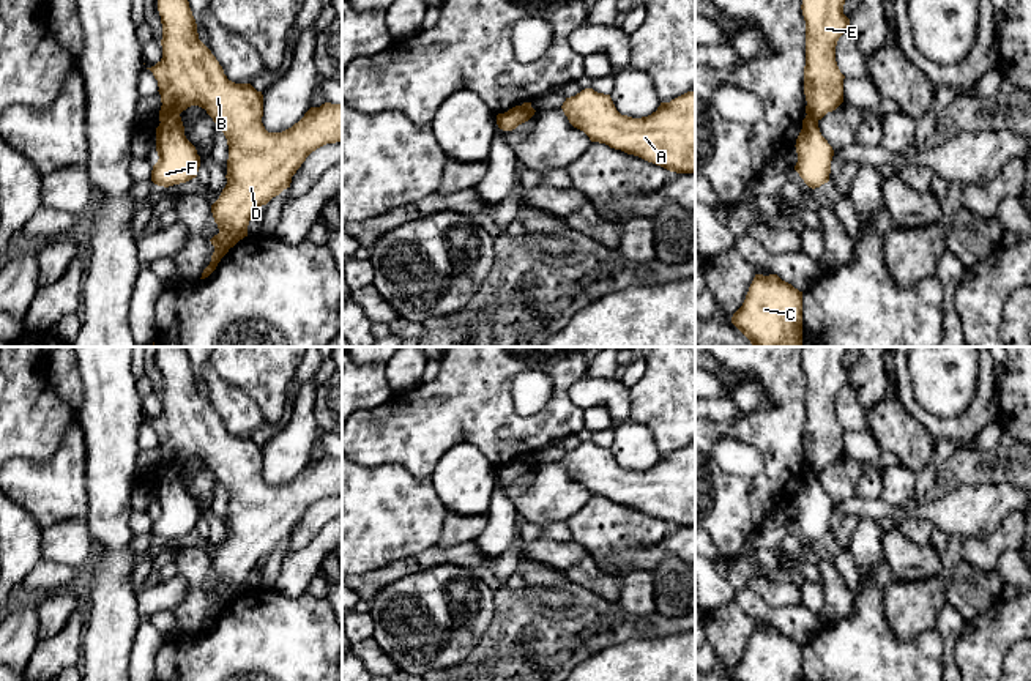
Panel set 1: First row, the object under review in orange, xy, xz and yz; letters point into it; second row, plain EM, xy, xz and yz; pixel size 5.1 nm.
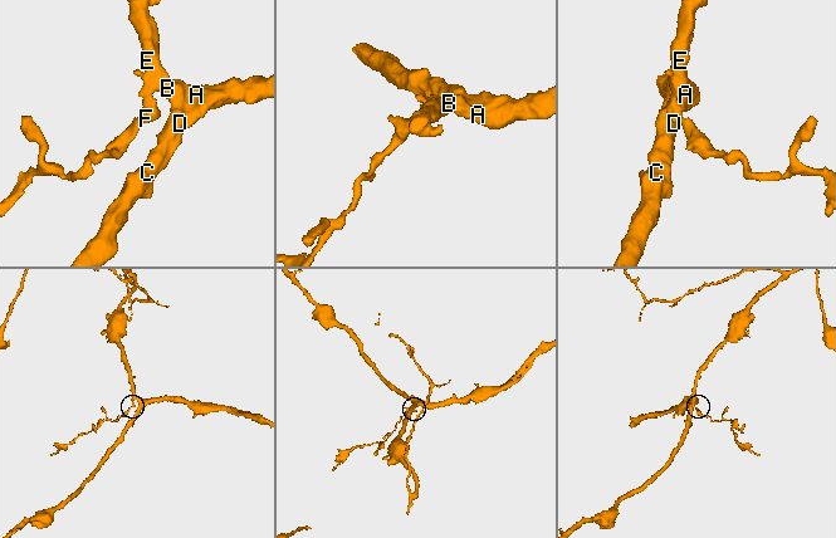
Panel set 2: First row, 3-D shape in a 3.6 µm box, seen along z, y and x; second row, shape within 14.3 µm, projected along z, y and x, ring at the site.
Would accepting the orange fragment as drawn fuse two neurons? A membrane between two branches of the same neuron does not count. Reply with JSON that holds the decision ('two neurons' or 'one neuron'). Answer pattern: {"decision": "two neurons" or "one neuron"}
{"decision": "two neurons"}

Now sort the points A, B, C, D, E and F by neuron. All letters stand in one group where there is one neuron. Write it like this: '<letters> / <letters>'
A B C D E / F

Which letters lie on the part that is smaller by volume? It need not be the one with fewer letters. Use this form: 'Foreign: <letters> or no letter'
Foreign: F

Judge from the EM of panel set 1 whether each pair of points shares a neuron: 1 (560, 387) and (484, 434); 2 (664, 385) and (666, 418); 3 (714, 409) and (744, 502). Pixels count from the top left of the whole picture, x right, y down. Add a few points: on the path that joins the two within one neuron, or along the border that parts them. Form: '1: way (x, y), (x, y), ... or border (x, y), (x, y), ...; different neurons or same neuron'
1: way (554, 410), (530, 434), (508, 434); same neuron
2: way (666, 393), (666, 410); same neuron
3: border (748, 412), (733, 423), (711, 421); different neurons

